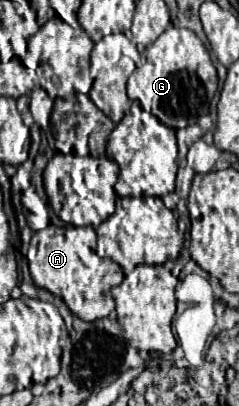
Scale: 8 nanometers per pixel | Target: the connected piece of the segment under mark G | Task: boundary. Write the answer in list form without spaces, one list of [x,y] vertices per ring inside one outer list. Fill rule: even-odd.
[[[168,26],[158,40],[146,48],[146,64],[136,68],[128,78],[128,98],[140,102],[146,112],[152,112],[168,128],[186,128],[208,114],[210,102],[218,90],[218,74],[212,58],[200,38],[188,28]]]

